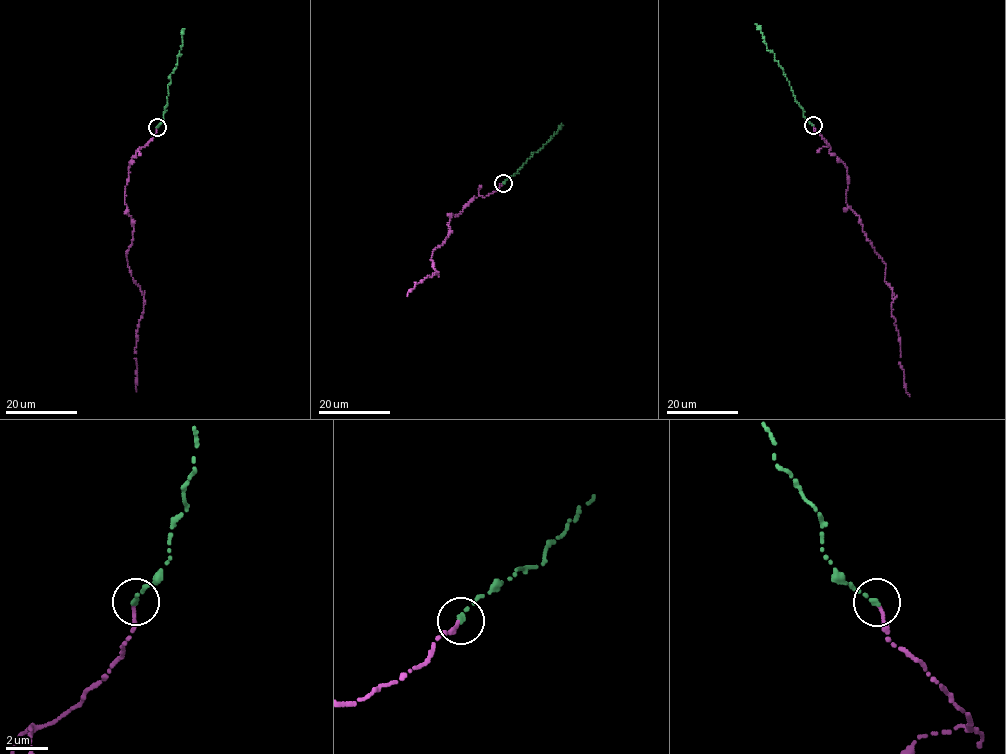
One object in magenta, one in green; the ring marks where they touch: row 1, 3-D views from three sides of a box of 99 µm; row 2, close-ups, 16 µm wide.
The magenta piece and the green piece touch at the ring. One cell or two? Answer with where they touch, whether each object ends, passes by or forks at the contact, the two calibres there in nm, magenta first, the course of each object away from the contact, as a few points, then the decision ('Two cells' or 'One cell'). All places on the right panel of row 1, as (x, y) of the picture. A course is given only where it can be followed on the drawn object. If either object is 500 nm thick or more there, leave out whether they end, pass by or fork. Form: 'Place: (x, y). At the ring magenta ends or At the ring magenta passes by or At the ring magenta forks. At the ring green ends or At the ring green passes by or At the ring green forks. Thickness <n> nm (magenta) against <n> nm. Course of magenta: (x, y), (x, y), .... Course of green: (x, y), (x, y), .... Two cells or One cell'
Place: (813, 125). At the ring magenta ends. At the ring green ends. Thickness 140 nm (magenta) against 240 nm. Course of magenta: (813, 125), (844, 164), (846, 203), (886, 265), (909, 396). Course of green: (813, 124), (803, 117), (803, 109), (795, 100), (773, 51), (768, 51), (756, 23). One cell

